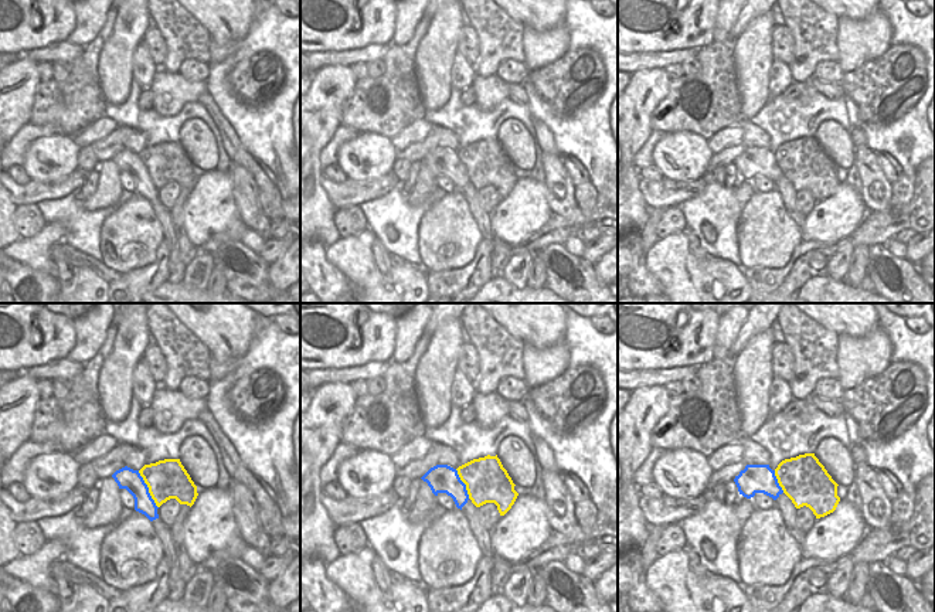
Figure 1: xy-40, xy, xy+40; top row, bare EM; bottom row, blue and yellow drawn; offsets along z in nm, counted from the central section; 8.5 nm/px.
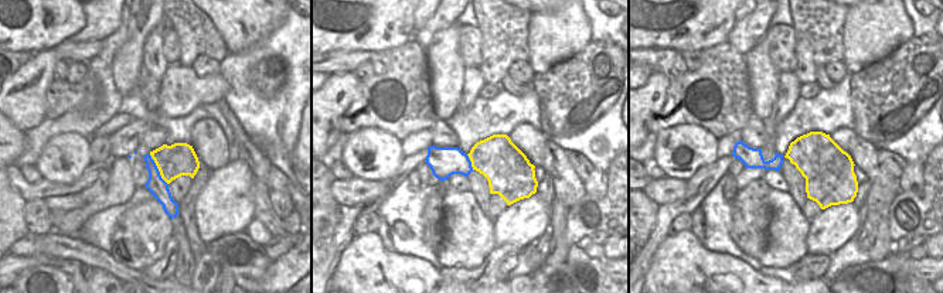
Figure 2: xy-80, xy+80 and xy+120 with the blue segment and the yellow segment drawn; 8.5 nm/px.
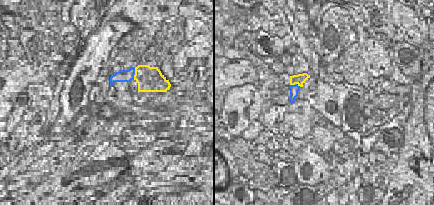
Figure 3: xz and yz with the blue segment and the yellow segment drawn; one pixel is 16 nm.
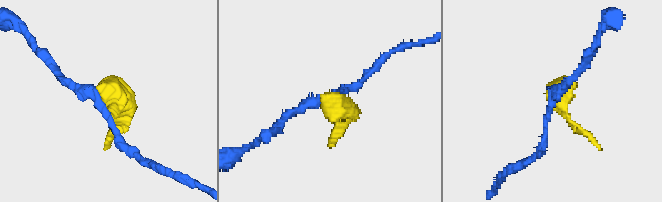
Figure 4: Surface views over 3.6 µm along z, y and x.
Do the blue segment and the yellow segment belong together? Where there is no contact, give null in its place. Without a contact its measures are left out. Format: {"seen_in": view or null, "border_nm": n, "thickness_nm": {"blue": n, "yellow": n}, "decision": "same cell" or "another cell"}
{"seen_in": "xy-40", "border_nm": 360, "thickness_nm": {"blue": 180, "yellow": 340}, "decision": "another cell"}

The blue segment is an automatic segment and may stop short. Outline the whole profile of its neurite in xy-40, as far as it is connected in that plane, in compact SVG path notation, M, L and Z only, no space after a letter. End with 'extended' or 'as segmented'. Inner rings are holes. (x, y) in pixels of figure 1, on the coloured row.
M128 466L116 470L112 477L119 489L126 489L135 499L135 510L144 514L150 521L159 518L157 506L149 493L149 487L139 470Z; as segmented

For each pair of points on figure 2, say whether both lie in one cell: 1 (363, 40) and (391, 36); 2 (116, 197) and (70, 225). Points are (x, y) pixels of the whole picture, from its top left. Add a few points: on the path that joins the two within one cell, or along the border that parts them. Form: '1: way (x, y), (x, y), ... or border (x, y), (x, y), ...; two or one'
1: way (370, 36), (384, 36); one
2: way (105, 201), (81, 217); one

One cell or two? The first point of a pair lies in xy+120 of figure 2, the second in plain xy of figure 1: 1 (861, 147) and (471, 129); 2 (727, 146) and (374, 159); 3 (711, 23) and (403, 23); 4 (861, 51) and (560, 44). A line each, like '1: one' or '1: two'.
1: two
2: two
3: two
4: one

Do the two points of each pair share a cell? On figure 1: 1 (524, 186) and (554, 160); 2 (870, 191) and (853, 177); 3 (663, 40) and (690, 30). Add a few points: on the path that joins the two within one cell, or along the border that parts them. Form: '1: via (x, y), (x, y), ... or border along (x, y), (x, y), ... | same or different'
1: border along (544, 182), (548, 208), (553, 213) | different
2: border along (853, 163), (857, 170), (860, 191) | different
3: via (670, 37), (677, 36), (683, 30) | same

